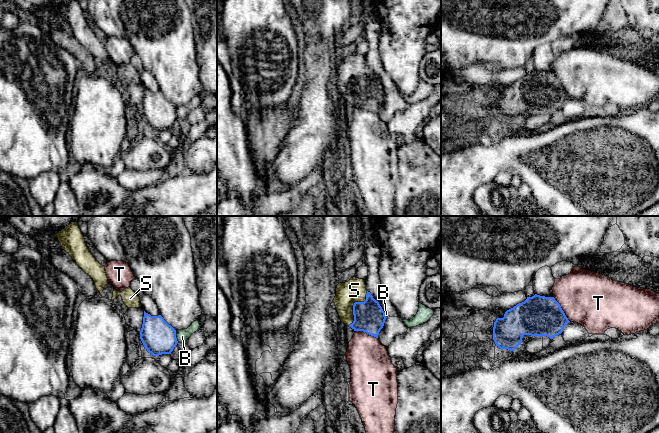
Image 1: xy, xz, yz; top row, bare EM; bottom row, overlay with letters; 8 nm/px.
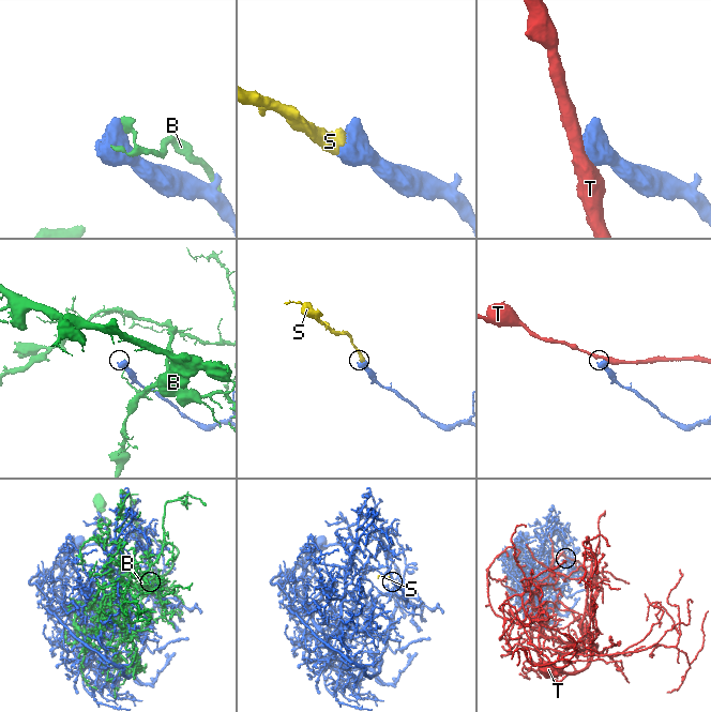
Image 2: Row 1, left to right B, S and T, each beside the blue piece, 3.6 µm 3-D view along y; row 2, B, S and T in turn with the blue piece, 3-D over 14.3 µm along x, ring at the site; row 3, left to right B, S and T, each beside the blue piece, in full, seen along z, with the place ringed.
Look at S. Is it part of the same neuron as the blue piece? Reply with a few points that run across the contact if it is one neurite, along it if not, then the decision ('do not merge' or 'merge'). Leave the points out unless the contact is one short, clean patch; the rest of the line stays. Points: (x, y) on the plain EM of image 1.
line xz (369, 93), (353, 81), (354, 66); merge

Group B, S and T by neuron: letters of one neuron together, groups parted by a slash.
B / S / T

